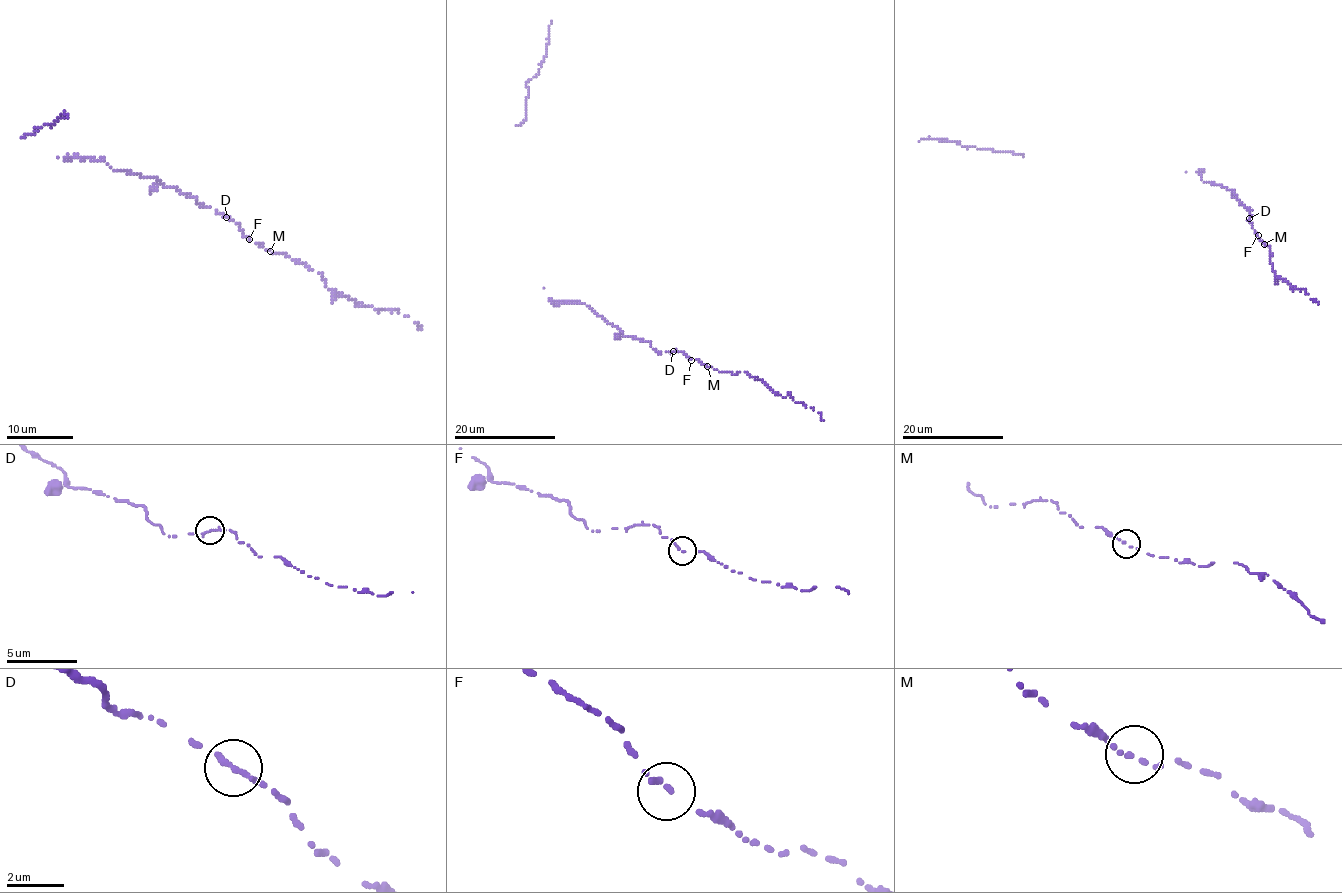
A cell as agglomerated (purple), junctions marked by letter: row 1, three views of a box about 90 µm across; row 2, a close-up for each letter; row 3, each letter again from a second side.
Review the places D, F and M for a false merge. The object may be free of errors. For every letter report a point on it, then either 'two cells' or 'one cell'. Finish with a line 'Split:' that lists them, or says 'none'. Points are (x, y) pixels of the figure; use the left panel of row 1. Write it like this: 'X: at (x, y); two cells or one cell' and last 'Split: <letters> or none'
D: at (226, 217); one cell
F: at (249, 239); one cell
M: at (270, 251); one cell
Split: none

